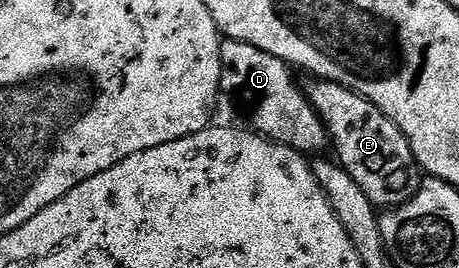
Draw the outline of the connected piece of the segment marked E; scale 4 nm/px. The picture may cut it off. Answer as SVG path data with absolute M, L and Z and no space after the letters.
M313 79L310 82L307 85L309 102L329 132L332 152L337 152L336 160L345 168L347 175L363 187L363 195L367 195L375 207L386 210L410 201L415 192L413 172L418 172L419 166L403 131L399 131L399 127L395 127L395 123L387 119L375 103L343 87L338 81Z

